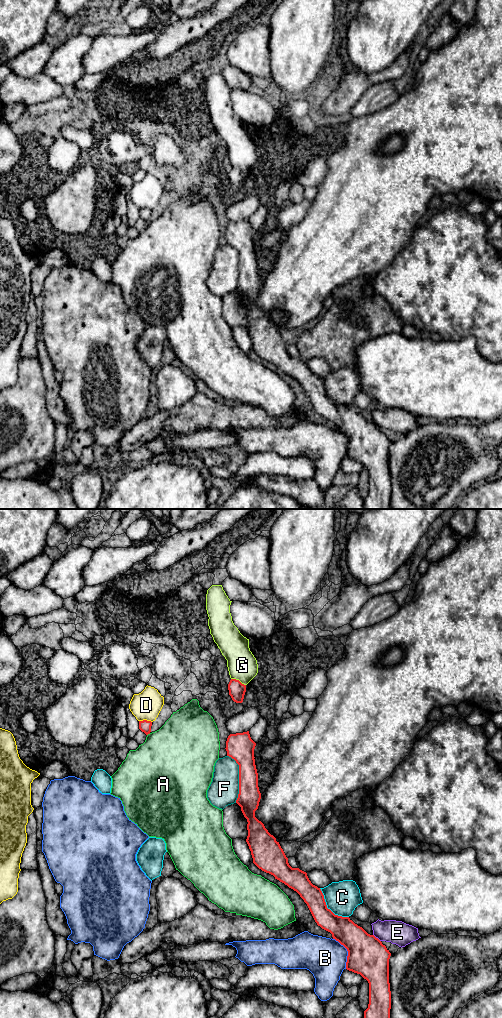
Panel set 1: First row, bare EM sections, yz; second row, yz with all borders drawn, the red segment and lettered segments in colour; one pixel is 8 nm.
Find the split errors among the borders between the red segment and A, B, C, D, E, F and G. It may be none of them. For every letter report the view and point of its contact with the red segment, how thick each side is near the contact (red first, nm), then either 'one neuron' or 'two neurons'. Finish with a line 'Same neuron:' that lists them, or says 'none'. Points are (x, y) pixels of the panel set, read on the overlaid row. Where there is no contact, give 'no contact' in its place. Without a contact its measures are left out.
A: contact yz (148, 733); calibres 100 and 460 nm; two neurons
B: contact yz (348, 952); calibres 320 and 320 nm; two neurons
C: contact yz (327, 908); calibres 200 and 260 nm; two neurons
D: contact yz (145, 720); calibres 100 and 220 nm; two neurons
E: contact yz (377, 938); calibres 320 and 190 nm; two neurons
F: contact yz (239, 778); calibres 220 and 240 nm; two neurons
G: contact yz (238, 680); calibres 130 and 240 nm; two neurons
Same neuron: none

